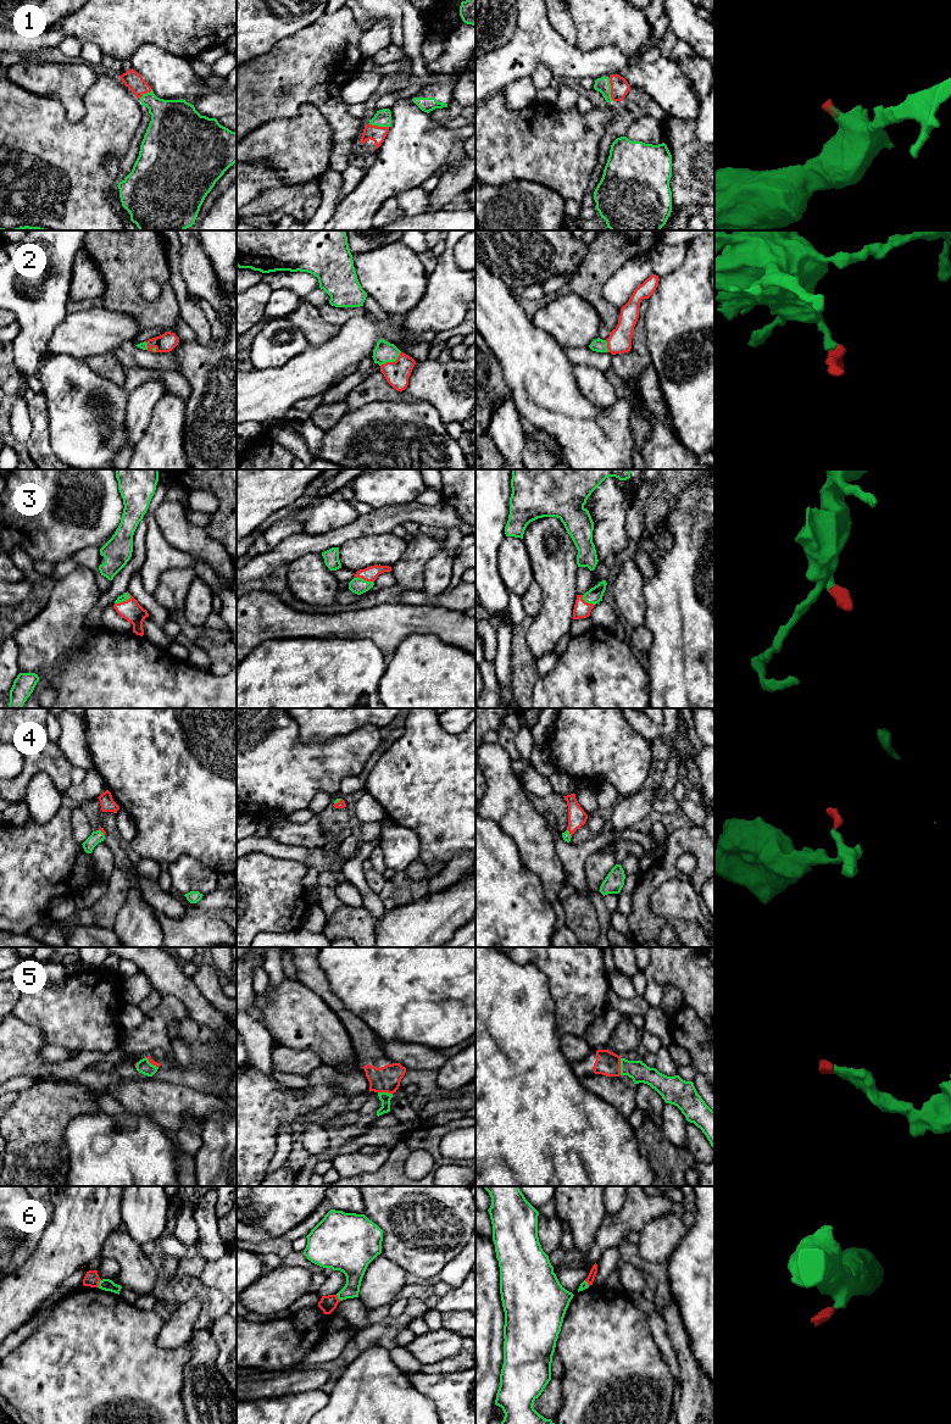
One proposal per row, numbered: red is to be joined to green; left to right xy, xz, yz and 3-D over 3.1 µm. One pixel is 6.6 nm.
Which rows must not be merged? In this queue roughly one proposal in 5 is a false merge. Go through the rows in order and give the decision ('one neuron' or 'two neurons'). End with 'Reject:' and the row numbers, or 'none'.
1: one neuron
2: one neuron
3: one neuron
4: one neuron
5: one neuron
6: two neurons
Reject: 6

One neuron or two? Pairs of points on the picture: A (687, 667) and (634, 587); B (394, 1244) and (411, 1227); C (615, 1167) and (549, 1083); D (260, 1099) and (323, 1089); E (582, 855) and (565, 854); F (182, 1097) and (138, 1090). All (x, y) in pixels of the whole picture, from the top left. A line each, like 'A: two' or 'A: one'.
A: two
B: one
C: one
D: one
E: one
F: one

